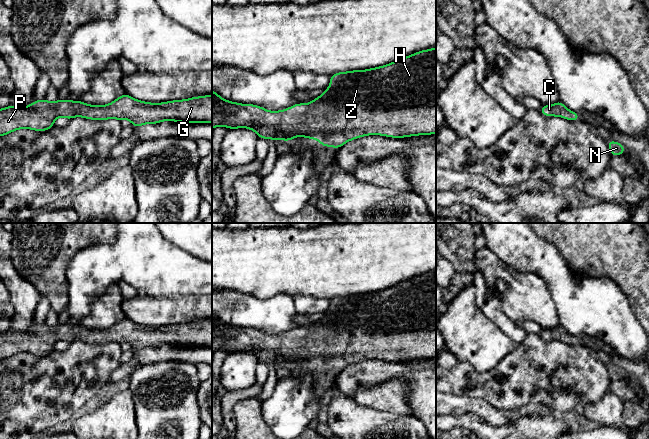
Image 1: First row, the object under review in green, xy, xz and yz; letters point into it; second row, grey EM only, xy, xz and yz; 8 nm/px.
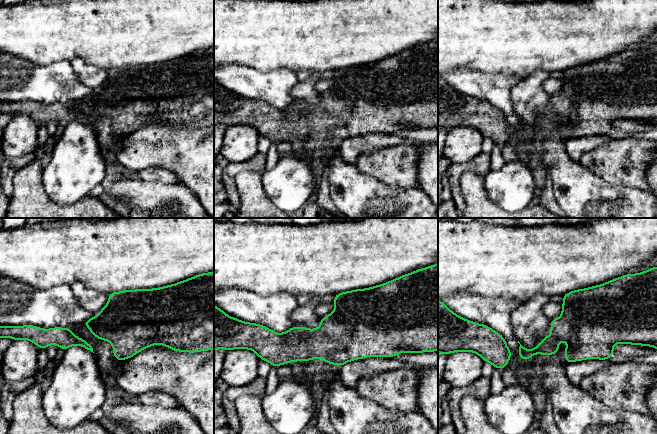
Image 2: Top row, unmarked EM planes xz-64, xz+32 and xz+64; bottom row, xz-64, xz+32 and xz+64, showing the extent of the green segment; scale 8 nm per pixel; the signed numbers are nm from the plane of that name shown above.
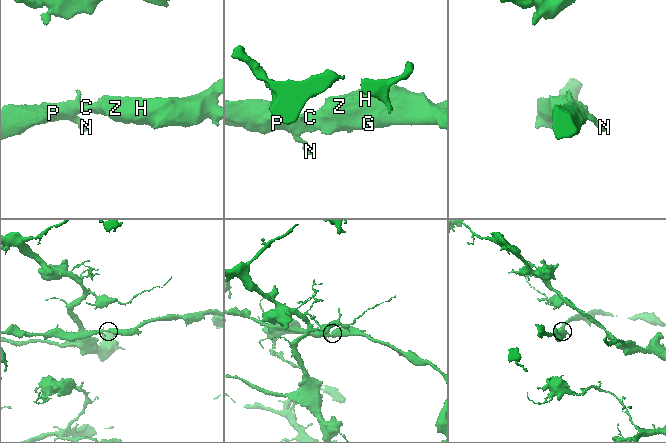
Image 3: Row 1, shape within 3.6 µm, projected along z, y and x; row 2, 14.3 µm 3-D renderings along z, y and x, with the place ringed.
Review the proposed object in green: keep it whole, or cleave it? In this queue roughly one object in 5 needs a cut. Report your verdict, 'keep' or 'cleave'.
keep

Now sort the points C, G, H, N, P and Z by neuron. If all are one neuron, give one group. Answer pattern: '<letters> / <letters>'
C G H N P Z

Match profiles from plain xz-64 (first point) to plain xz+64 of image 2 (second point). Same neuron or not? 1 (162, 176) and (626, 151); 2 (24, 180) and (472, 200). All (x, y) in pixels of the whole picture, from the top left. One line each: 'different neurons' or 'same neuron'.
1: same neuron
2: same neuron

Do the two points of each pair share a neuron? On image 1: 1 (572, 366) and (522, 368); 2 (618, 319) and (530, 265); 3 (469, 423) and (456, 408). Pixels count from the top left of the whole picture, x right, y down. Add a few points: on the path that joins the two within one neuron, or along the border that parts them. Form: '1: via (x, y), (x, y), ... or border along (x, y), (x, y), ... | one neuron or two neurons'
1: via (560, 365), (541, 365), (538, 368), (534, 368) | one neuron
2: via (596, 306), (586, 305), (552, 271) | one neuron
3: border along (446, 413), (464, 414), (474, 412), (484, 420) | two neurons

